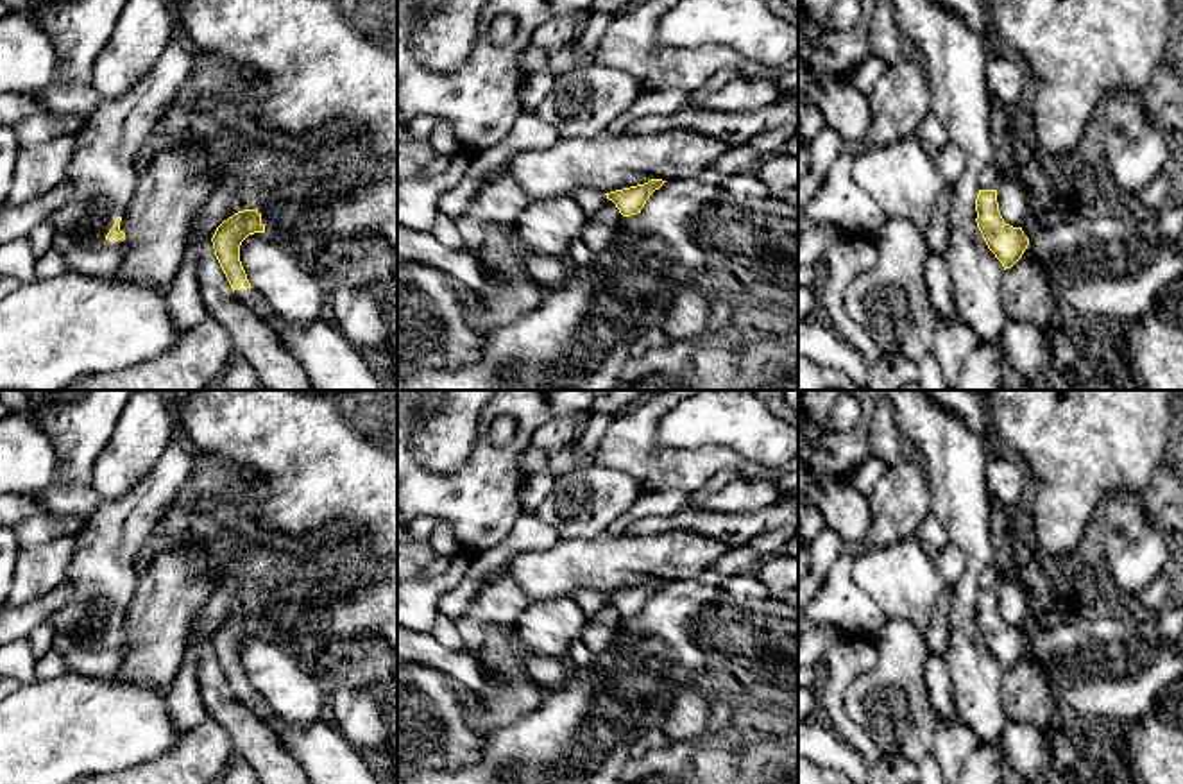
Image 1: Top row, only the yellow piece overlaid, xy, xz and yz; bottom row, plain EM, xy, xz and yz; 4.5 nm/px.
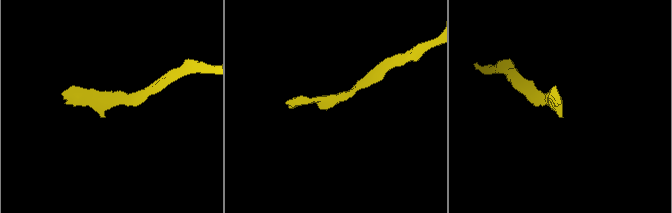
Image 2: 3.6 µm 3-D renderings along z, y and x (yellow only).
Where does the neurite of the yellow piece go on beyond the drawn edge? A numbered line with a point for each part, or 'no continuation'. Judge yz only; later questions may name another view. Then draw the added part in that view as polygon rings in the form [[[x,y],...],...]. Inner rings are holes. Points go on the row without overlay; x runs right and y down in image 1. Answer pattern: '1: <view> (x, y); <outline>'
no continuation

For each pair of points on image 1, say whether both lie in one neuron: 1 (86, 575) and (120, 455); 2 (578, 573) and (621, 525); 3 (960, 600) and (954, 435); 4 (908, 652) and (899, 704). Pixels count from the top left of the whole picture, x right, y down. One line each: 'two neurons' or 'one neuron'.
1: two neurons
2: two neurons
3: one neuron
4: one neuron

